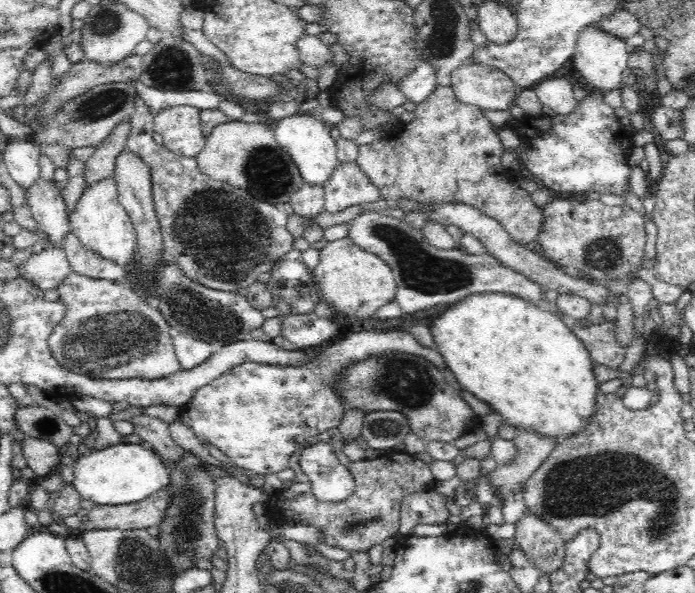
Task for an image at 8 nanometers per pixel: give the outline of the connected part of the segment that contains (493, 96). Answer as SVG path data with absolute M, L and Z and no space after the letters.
M476 64L454 68L450 72L450 86L464 104L494 111L508 110L520 92L507 74Z

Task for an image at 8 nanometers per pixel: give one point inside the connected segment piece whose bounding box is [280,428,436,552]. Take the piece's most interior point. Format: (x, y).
(372, 515)

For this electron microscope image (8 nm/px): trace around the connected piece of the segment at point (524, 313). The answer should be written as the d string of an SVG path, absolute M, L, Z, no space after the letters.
M504 293L470 294L470 297L462 298L455 304L449 304L448 308L439 318L434 320L432 326L429 326L434 339L434 346L444 356L446 366L456 375L461 387L478 398L479 401L486 403L492 411L496 412L496 415L500 414L504 424L510 424L514 428L522 428L525 432L537 433L542 437L550 437L552 441L556 442L567 441L576 437L579 433L585 433L589 426L593 424L597 413L597 395L600 393L599 383L594 374L593 359L586 349L585 343L573 333L568 322L550 312L550 310L544 311L530 301Z

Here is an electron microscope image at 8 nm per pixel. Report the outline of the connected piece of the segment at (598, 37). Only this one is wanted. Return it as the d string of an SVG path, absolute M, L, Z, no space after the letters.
M590 26L578 37L576 48L573 52L574 68L584 76L584 82L592 86L598 92L610 92L619 88L622 83L622 74L626 67L630 53L626 50L626 41L621 38L611 37L598 29L598 26Z

